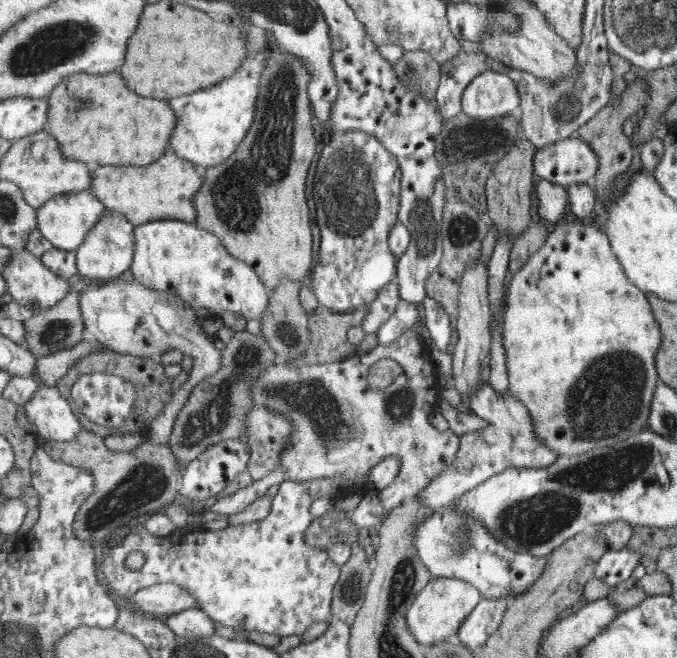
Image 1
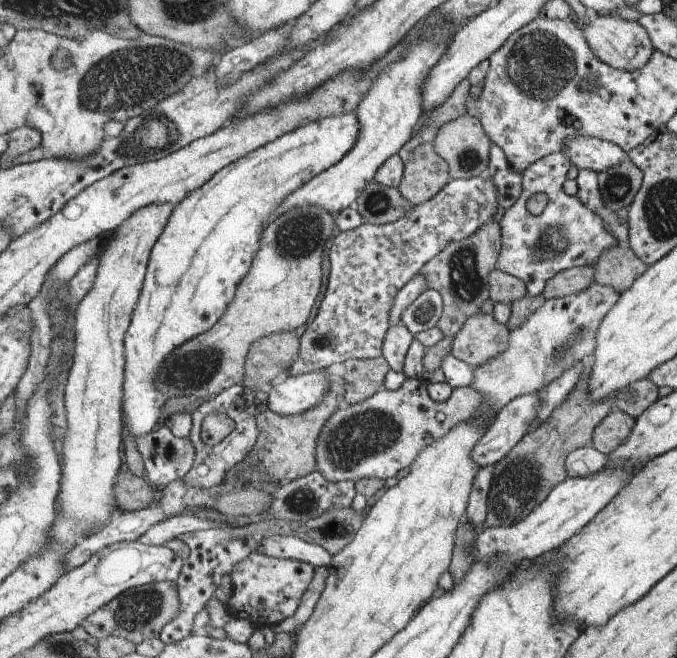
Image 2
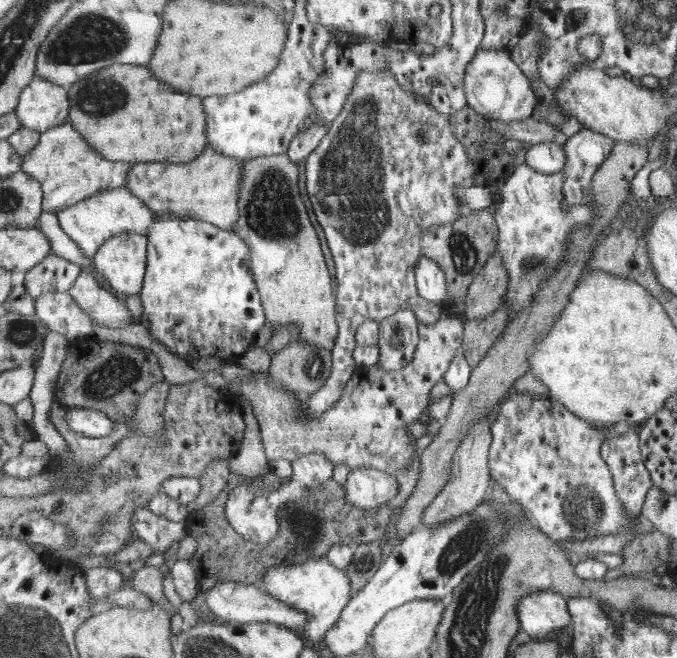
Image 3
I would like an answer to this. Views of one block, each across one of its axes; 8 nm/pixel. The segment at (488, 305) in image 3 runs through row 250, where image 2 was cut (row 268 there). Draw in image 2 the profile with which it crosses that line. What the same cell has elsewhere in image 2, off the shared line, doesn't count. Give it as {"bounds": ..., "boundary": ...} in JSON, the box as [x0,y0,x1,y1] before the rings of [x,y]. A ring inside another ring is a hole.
{"bounds":[488,267,528,305],"boundary":[[[497,267],[490,272],[488,278],[490,284],[490,298],[496,303],[511,305],[528,295],[525,282],[512,274],[506,273]]]}

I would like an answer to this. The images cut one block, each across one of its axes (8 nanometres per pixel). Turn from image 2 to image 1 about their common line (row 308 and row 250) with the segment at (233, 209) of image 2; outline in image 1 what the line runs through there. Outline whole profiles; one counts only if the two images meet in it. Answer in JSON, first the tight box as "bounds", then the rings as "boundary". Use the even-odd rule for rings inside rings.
{"bounds":[132,220,269,320],"boundary":[[[160,220],[136,227],[136,254],[132,262],[132,274],[135,280],[149,287],[151,290],[167,291],[180,296],[196,311],[207,308],[216,314],[212,318],[219,318],[221,312],[229,310],[241,315],[245,320],[262,320],[265,309],[269,306],[269,288],[260,279],[252,265],[239,260],[228,251],[228,248],[211,232],[198,228],[196,224],[178,220]]]}

